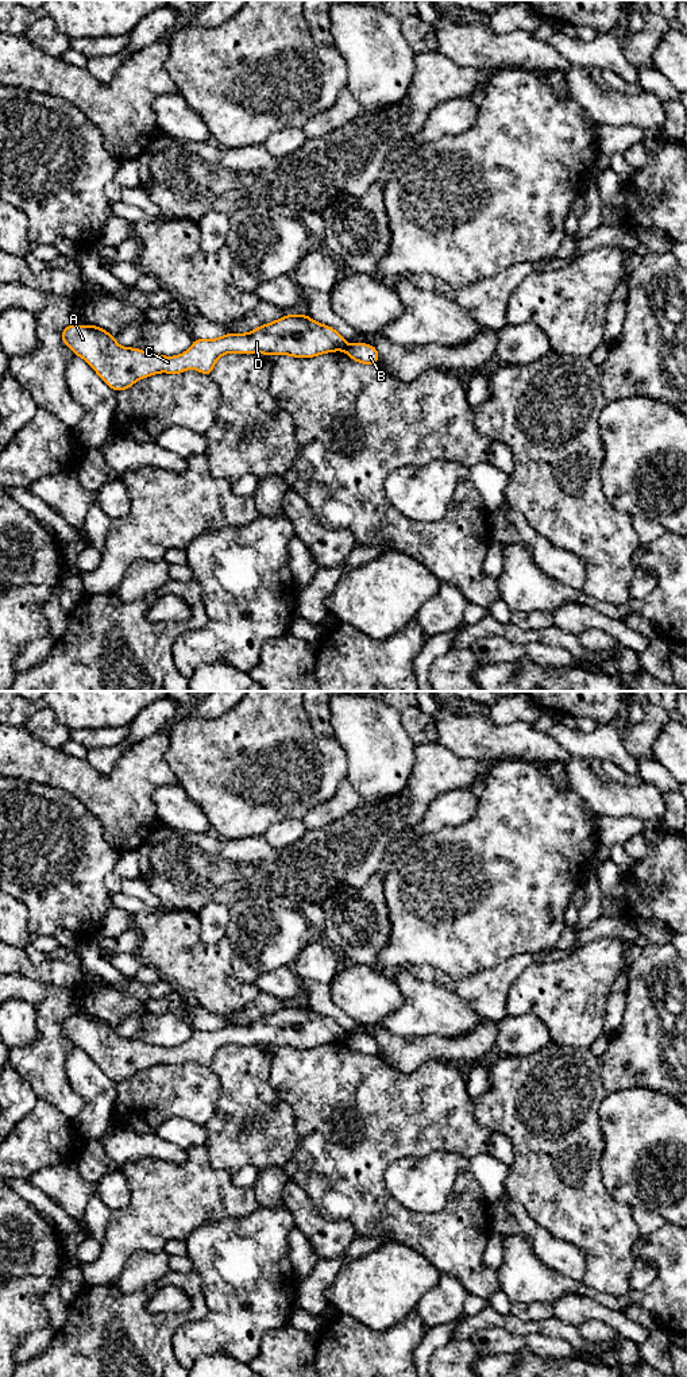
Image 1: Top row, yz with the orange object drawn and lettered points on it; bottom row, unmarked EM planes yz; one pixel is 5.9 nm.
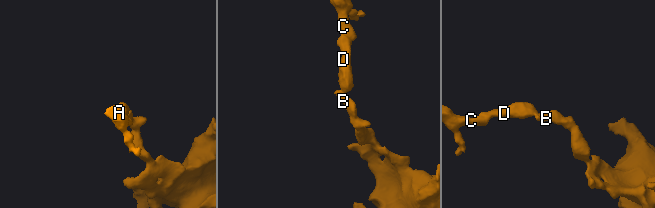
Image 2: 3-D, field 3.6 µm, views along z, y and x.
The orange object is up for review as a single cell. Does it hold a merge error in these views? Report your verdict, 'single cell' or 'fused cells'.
fused cells

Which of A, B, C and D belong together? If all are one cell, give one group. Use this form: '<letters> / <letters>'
A C D / B

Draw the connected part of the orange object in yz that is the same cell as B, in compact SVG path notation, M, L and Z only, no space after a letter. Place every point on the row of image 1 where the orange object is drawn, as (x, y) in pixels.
M354 343L344 347L344 352L355 362L363 364L377 364L379 355L375 346L366 343Z

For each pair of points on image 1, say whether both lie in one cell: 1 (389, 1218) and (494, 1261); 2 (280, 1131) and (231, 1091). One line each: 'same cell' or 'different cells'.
1: different cells
2: same cell

